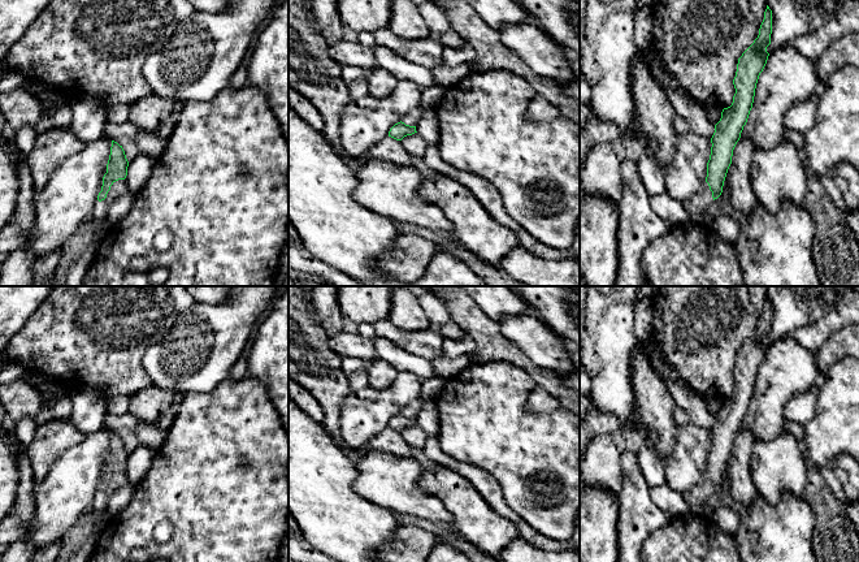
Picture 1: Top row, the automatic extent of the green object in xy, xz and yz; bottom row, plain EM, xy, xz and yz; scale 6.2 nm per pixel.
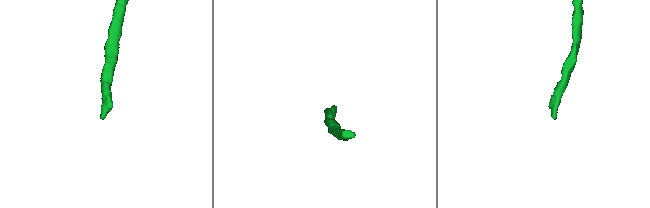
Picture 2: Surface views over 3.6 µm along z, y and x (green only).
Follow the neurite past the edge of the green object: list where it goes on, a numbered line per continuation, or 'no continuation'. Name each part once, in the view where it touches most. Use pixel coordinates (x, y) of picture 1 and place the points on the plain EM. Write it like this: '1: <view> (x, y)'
1: xy (99, 513)

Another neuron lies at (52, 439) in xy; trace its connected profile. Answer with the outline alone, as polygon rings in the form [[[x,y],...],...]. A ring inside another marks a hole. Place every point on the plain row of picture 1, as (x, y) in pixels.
[[[56,416],[38,425],[34,440],[26,446],[34,483],[43,481],[53,462],[69,448],[81,442],[84,436],[84,432],[71,424],[69,416]]]

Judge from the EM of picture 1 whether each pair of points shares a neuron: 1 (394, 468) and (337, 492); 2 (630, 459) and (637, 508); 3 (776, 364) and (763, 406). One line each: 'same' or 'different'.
1: different
2: same
3: same

